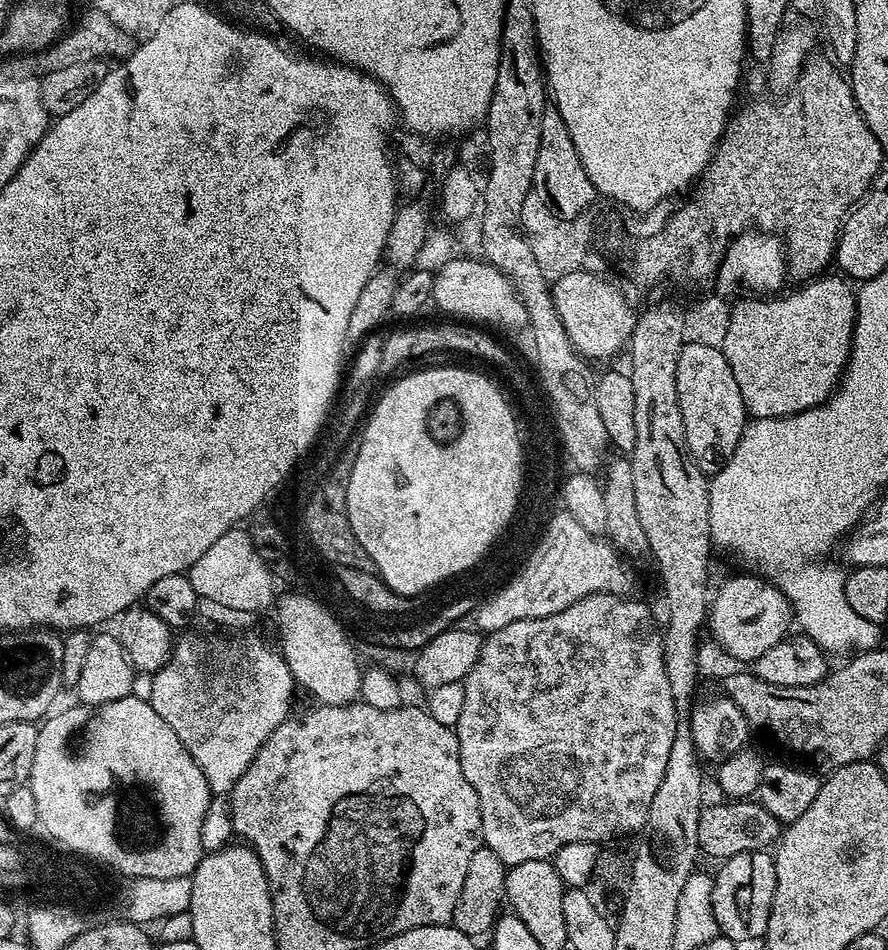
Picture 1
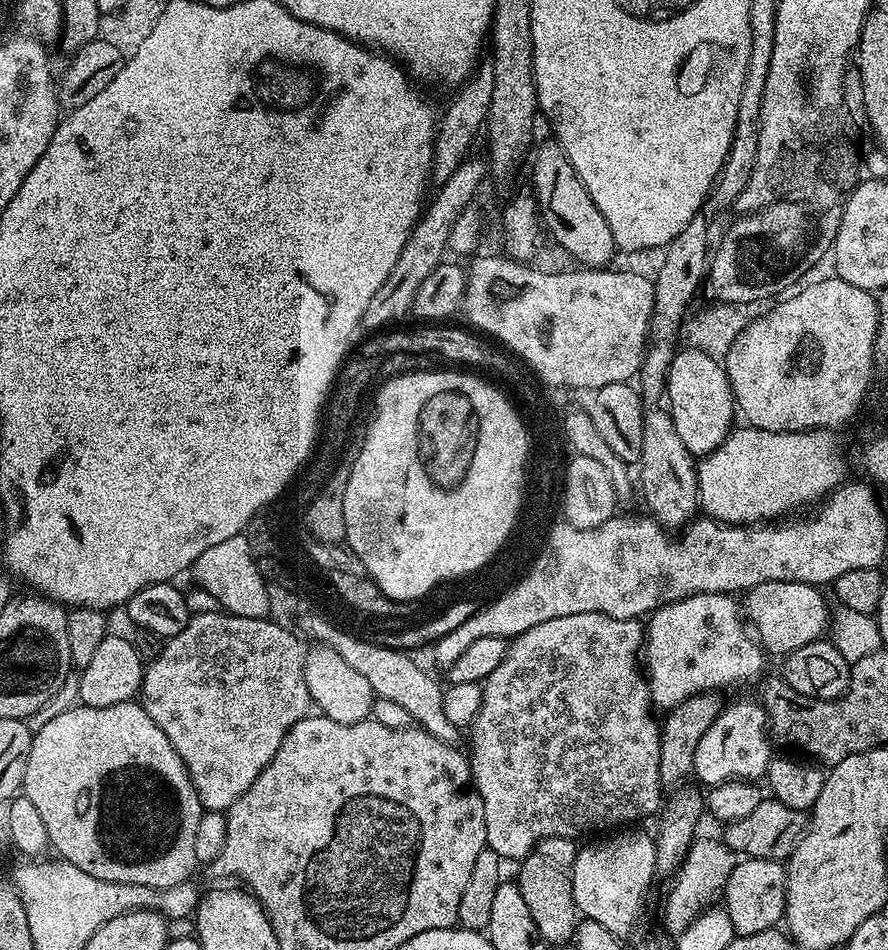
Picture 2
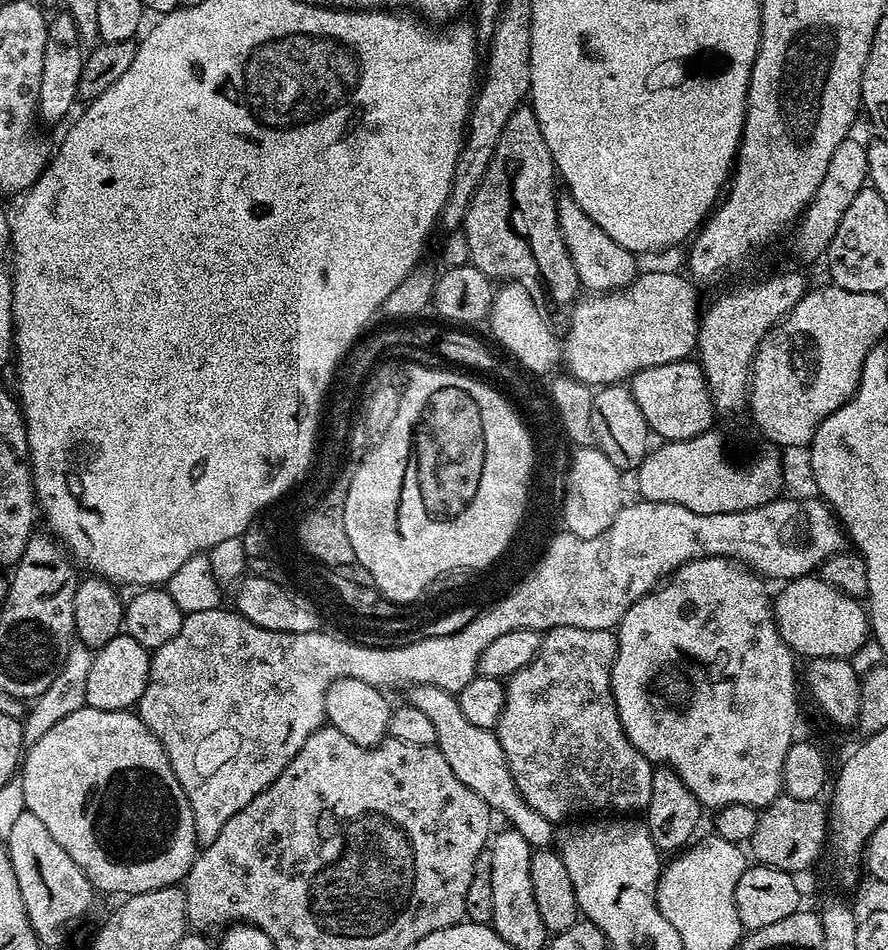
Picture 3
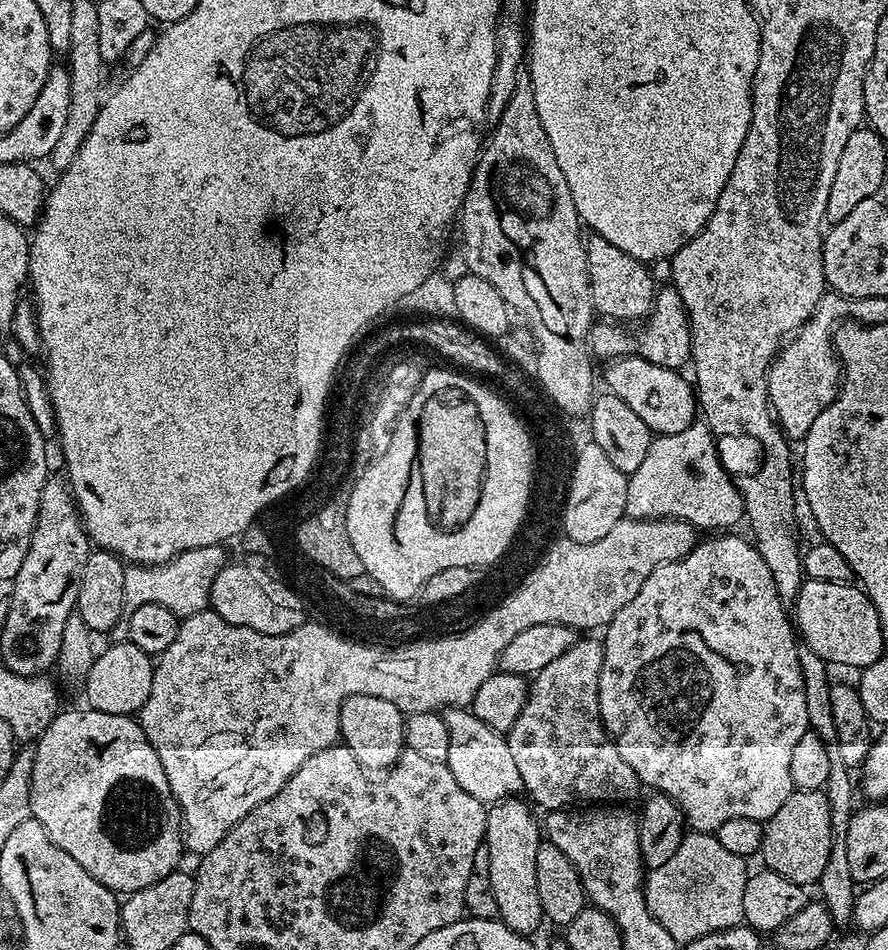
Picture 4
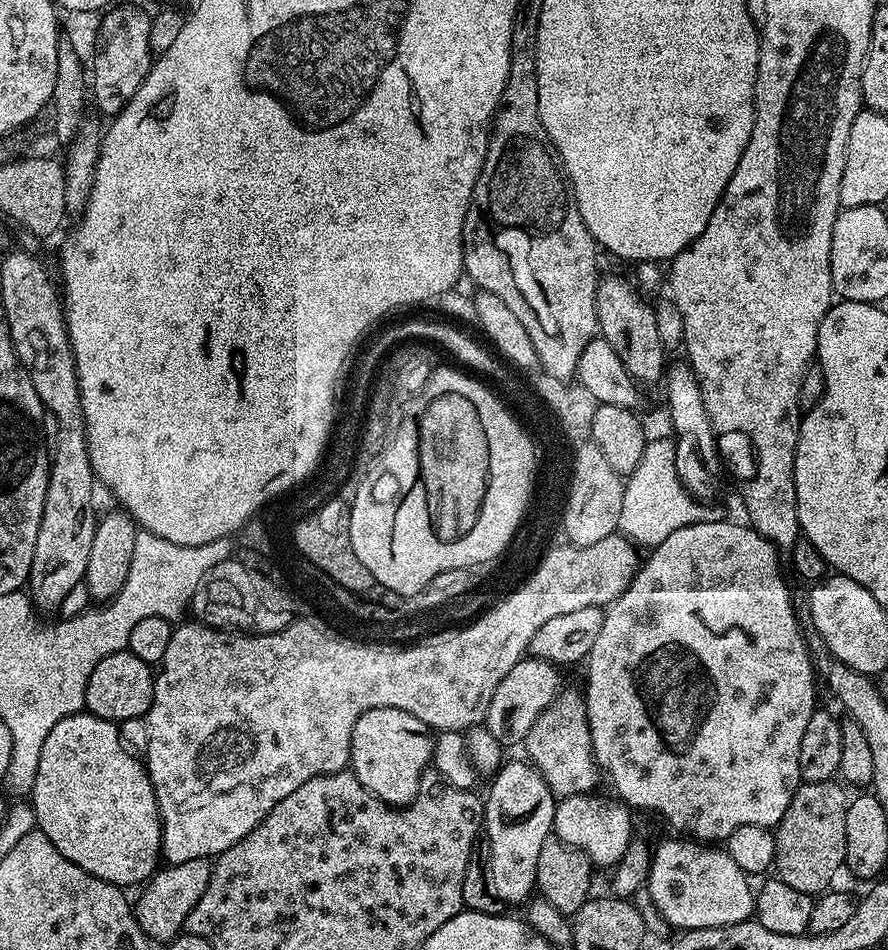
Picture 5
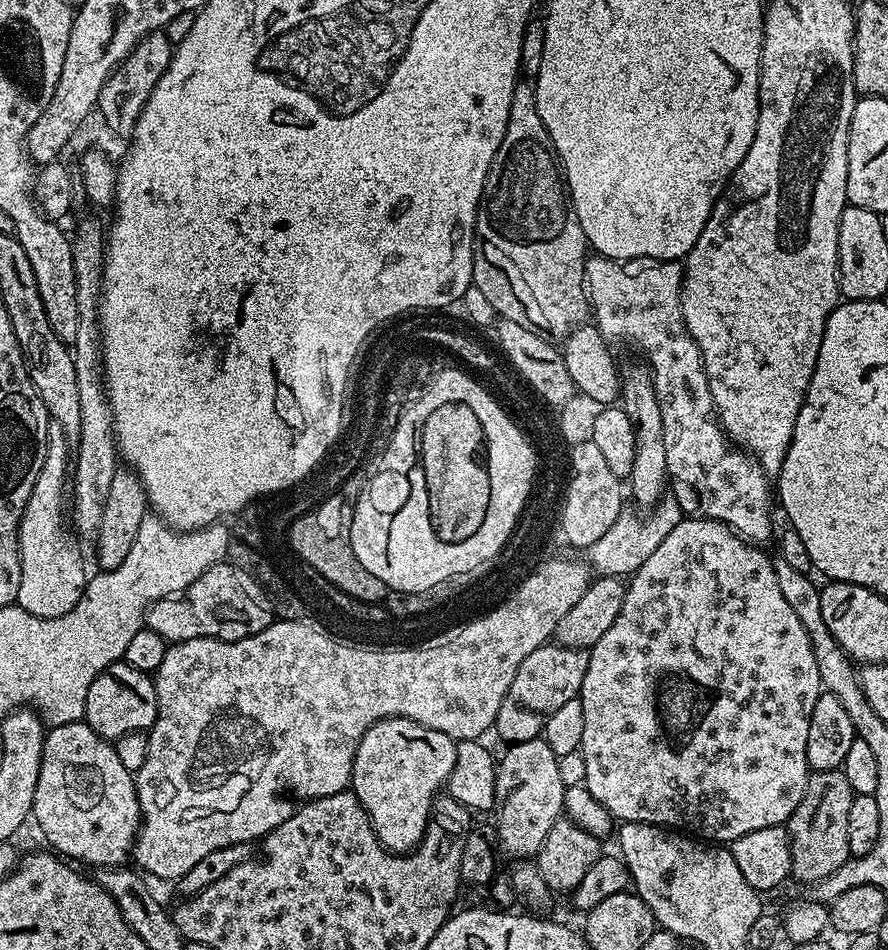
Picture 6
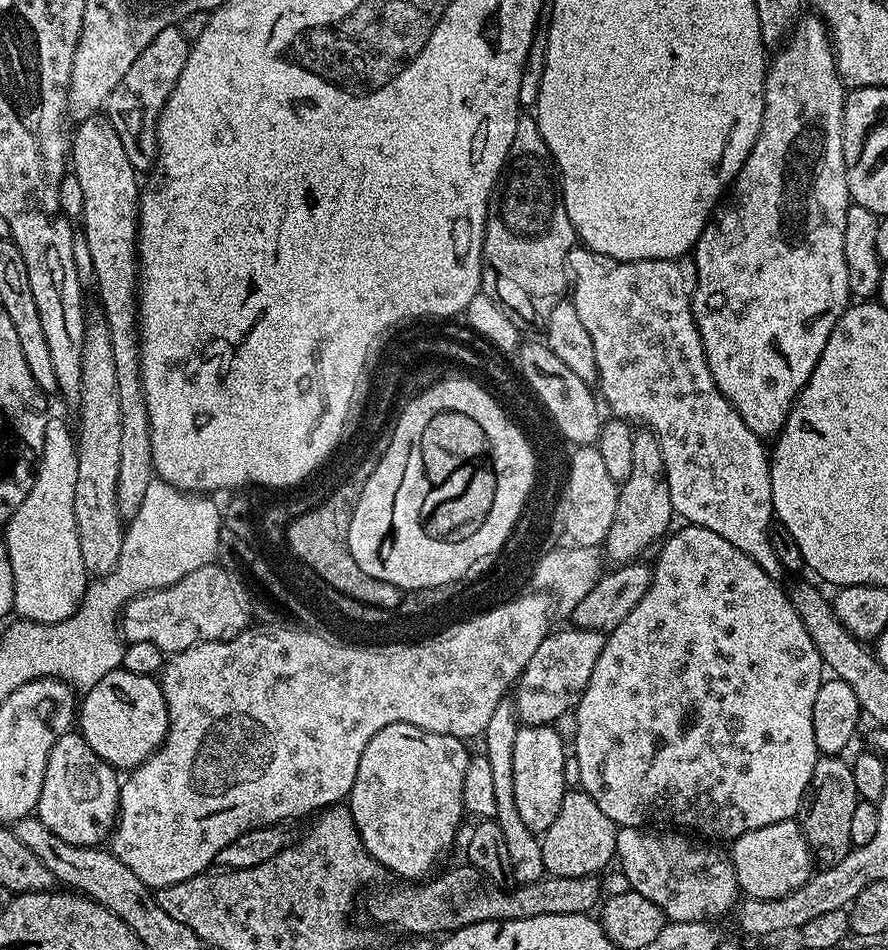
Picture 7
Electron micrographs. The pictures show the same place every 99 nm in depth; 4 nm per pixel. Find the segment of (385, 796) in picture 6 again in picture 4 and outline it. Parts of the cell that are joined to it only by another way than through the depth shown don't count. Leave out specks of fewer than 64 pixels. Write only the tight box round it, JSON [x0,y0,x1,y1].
[340,694,405,770]

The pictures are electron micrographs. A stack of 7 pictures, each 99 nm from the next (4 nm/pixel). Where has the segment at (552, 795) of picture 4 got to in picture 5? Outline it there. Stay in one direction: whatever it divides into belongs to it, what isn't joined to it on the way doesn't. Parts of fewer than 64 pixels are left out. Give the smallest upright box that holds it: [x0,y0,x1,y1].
[522,687,602,798]

